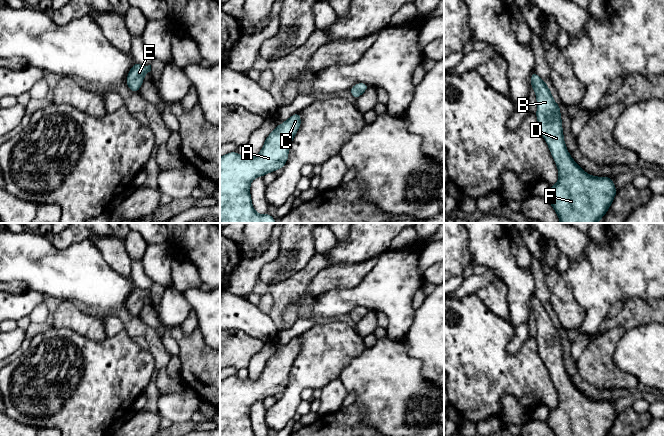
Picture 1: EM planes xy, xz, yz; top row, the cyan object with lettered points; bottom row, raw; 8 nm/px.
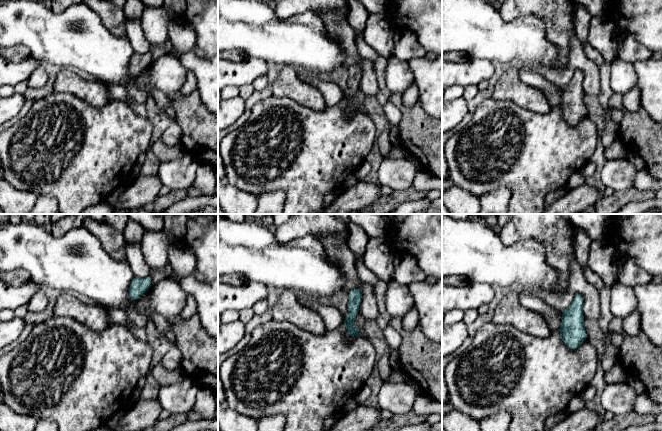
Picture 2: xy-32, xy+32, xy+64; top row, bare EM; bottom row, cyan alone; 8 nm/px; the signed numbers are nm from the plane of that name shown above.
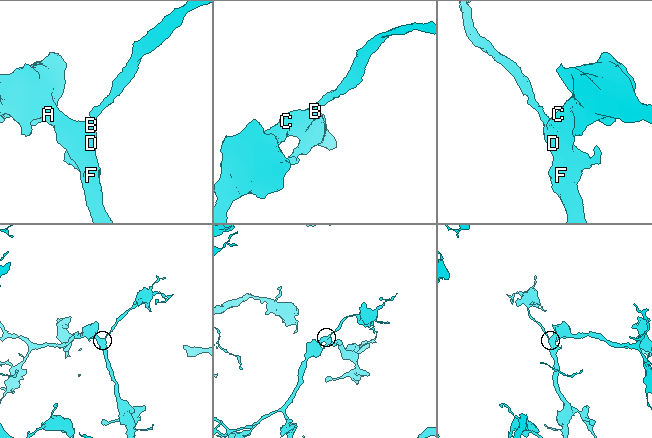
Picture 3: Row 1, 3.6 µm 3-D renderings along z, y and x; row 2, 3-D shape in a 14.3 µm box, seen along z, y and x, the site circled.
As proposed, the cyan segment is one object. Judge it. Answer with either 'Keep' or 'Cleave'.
Keep

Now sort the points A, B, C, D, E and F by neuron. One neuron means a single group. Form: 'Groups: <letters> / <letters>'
Groups: A B C D E F

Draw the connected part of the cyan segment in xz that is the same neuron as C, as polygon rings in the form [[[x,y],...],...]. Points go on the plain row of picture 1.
[[[298,336],[276,350],[257,380],[241,380],[233,375],[220,381],[220,436],[256,436],[250,419],[251,406],[285,390],[300,350]]]

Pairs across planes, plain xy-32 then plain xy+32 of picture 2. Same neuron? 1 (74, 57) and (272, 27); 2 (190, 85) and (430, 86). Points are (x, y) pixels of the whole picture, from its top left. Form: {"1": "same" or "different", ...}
{"1": "same", "2": "different"}

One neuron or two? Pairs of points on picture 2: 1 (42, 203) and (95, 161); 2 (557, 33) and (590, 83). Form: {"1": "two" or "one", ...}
{"1": "two", "2": "two"}

